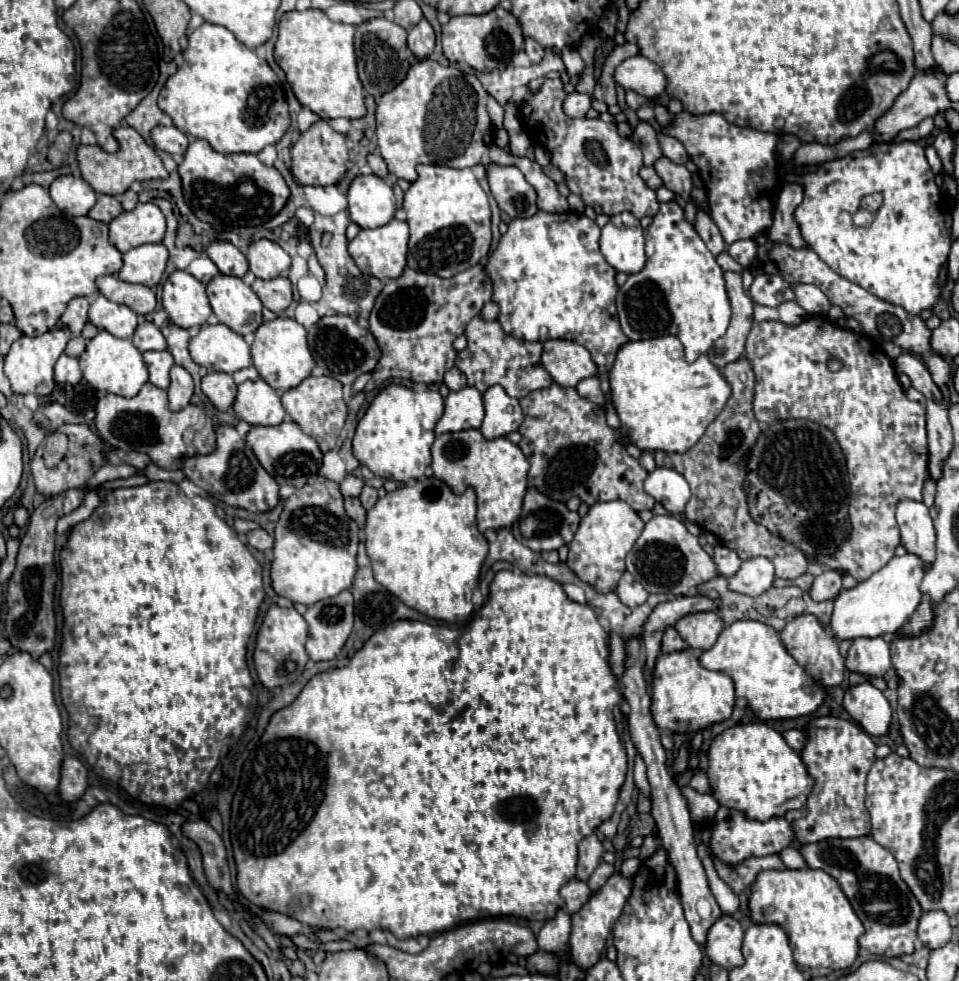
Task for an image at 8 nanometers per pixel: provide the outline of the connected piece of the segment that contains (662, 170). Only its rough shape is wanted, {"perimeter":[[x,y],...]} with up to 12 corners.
{"perimeter":[[659,158],[663,186],[691,202],[691,174],[685,166]]}

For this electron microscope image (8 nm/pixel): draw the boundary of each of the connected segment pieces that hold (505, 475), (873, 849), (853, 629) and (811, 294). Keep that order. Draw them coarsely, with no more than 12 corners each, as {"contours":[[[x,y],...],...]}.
{"contours":[[[479,430],[437,436],[435,478],[477,492],[477,526],[521,516],[529,460]],[[871,836],[805,844],[865,926],[861,948],[913,954],[921,906]],[[891,558],[833,600],[837,640],[895,634],[921,600],[923,560]],[[793,284],[795,302],[827,316],[831,302],[813,284]]]}

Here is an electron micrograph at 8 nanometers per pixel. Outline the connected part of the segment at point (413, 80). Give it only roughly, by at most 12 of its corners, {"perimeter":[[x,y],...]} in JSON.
{"perimeter":[[435,60],[383,94],[391,174],[469,168],[493,144],[481,82]]}

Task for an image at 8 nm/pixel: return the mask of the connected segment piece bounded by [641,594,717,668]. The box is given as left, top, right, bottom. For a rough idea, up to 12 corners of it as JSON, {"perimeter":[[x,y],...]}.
{"perimeter":[[703,594],[659,604],[643,626],[645,666],[655,666],[661,636],[685,614],[717,610]]}

